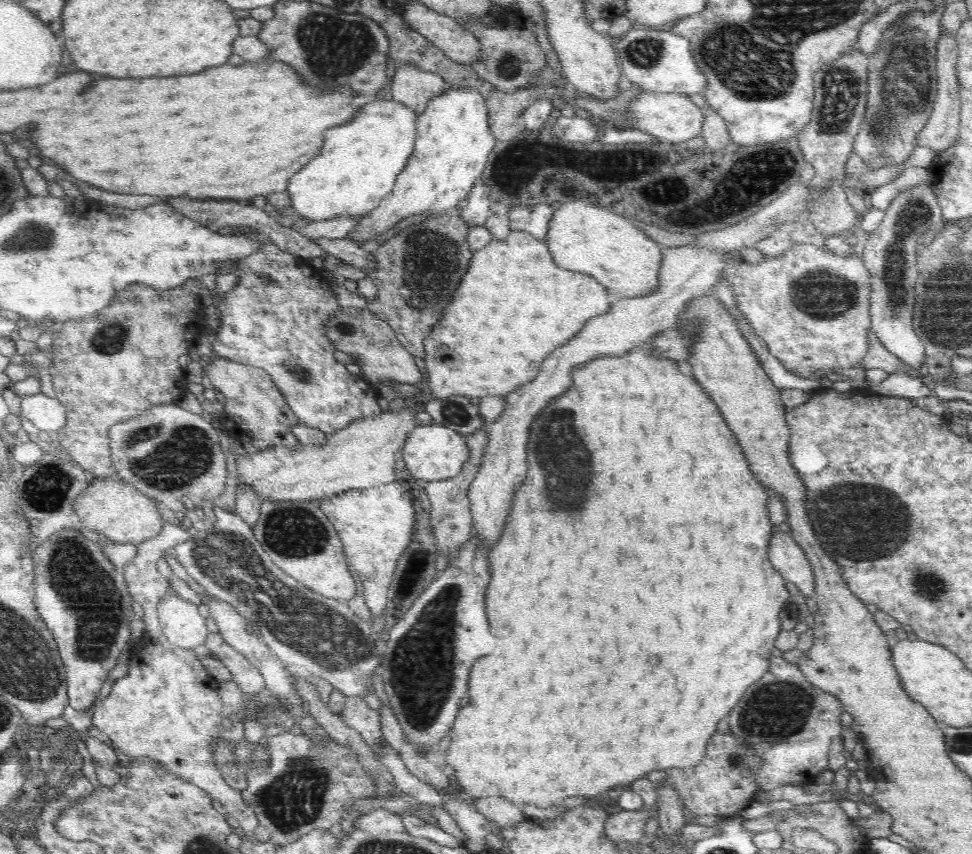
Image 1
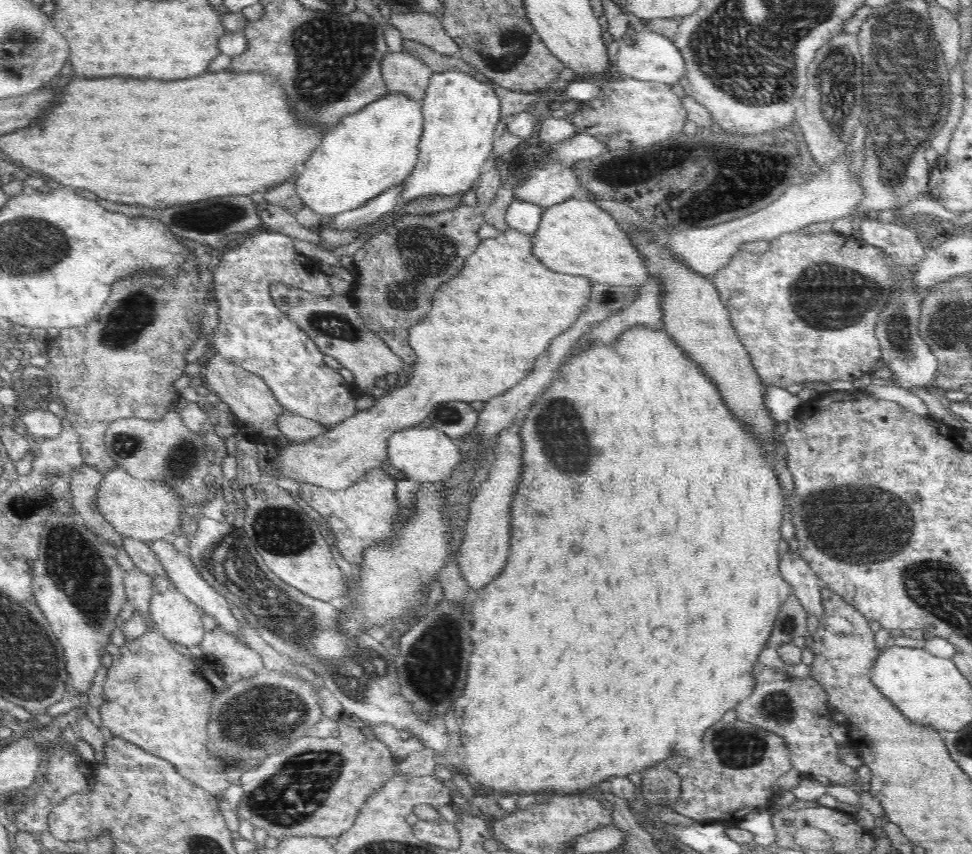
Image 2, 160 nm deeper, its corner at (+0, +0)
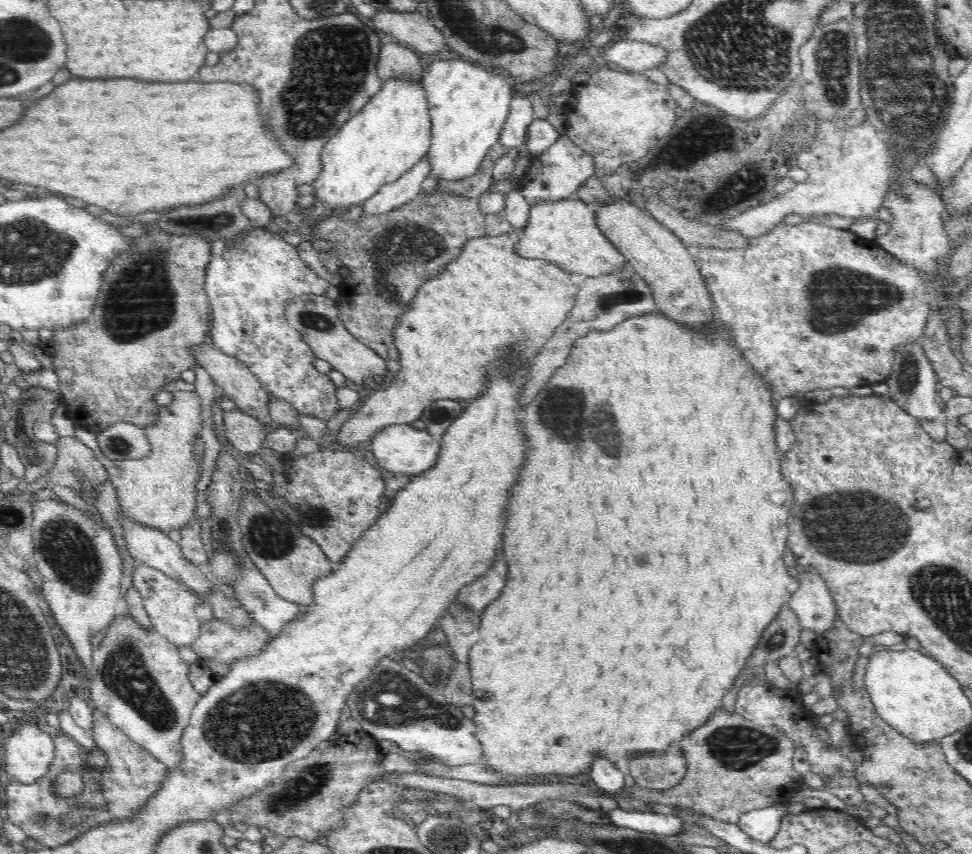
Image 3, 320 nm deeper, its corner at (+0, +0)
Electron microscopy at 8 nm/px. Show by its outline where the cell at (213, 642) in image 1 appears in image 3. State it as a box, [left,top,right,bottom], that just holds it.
[189,617,271,677]

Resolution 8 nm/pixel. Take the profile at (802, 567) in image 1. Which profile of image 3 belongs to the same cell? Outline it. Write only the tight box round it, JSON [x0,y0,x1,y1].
[788,572,839,634]

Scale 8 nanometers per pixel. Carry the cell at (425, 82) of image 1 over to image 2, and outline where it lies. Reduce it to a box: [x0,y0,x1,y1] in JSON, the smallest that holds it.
[381,50,433,102]

